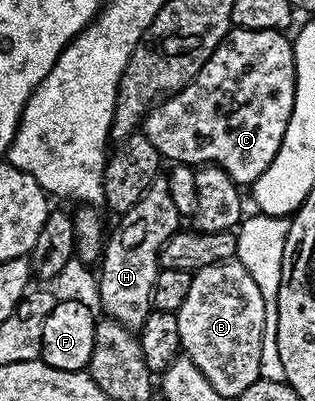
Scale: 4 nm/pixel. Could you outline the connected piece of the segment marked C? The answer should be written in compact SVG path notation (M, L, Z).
M241 27L228 35L214 49L214 53L202 65L199 73L185 87L161 99L142 120L142 134L158 149L169 164L193 169L205 165L222 168L237 185L250 185L274 161L282 137L286 137L286 125L290 125L290 113L294 109L296 66L292 39L285 32L270 29L246 29Z

